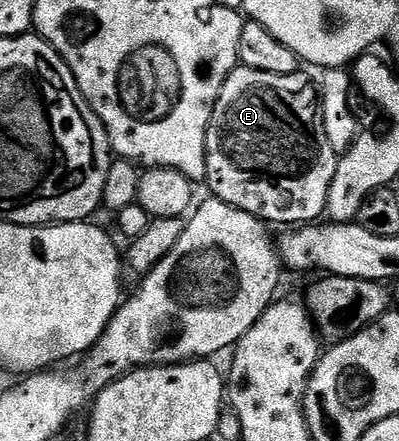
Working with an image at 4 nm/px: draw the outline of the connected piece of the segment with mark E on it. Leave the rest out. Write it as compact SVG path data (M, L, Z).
M239 65L224 81L206 134L205 182L210 183L209 194L213 198L244 209L244 213L252 213L267 225L310 225L326 215L328 193L339 158L324 133L315 80L310 80L305 70L277 75Z

